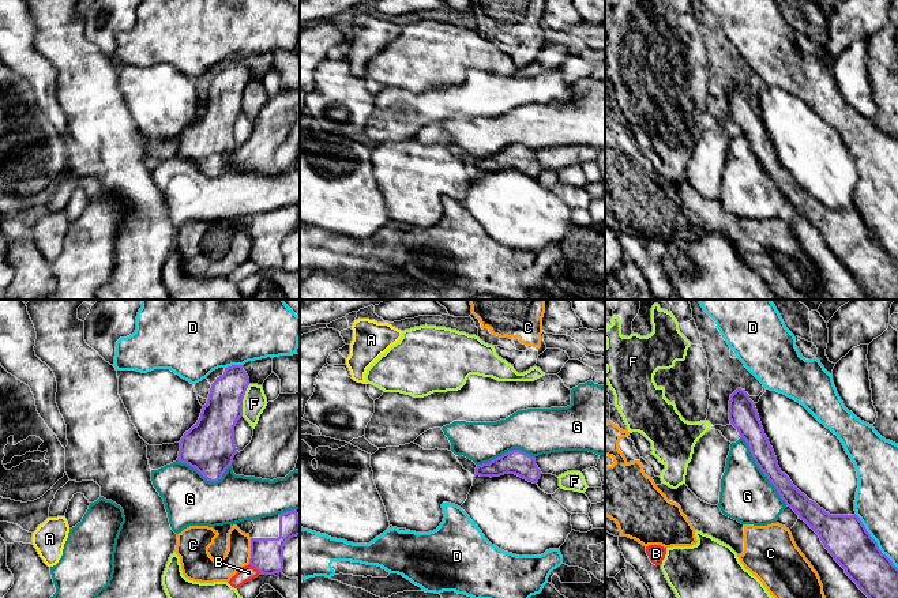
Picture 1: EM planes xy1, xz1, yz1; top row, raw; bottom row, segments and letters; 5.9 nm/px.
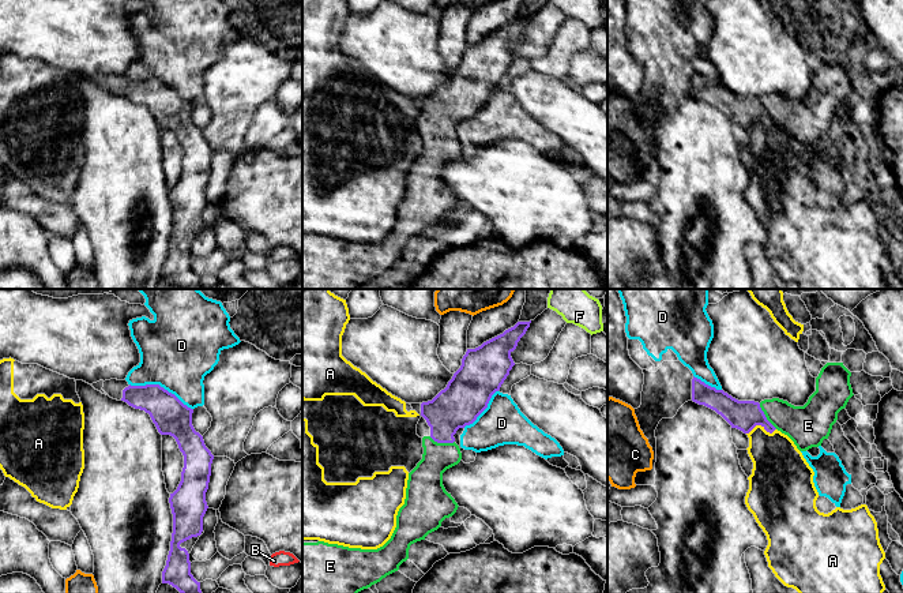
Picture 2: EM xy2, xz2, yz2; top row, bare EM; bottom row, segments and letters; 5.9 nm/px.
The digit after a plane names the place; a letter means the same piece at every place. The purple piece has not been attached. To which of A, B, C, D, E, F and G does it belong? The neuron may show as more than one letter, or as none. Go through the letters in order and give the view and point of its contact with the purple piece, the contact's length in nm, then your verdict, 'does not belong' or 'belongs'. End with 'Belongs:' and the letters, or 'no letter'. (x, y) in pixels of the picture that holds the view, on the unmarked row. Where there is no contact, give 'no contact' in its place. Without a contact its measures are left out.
A: meets purple in yz2 at (760, 119); contact 180 nm long; does not belong
B: meets purple in xy1 at (255, 262); contact 100 nm long; does not belong
C: meets purple in xy1 at (251, 245); contact 150 nm long; does not belong
D: meets purple in xy2 at (160, 81); contact 400 nm long; does not belong
E: meets purple in yz2 at (764, 111); contact 190 nm long; belongs
F: meets purple in xy1 at (241, 96); contact 200 nm long; does not belong
G: meets purple in yz1 at (761, 164); contact 480 nm long; does not belong
Belongs: E

